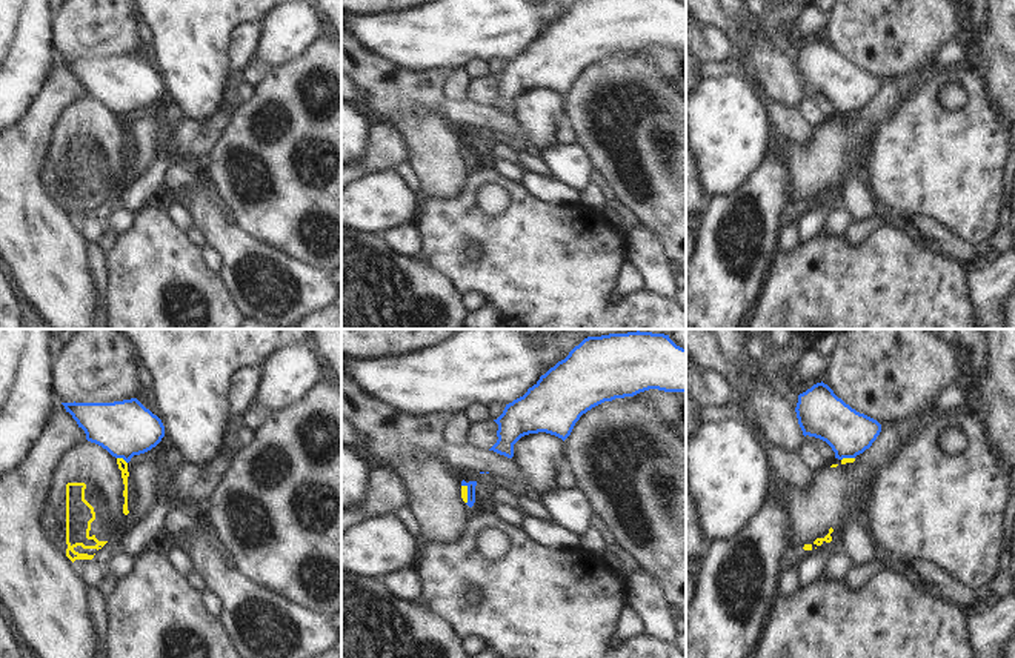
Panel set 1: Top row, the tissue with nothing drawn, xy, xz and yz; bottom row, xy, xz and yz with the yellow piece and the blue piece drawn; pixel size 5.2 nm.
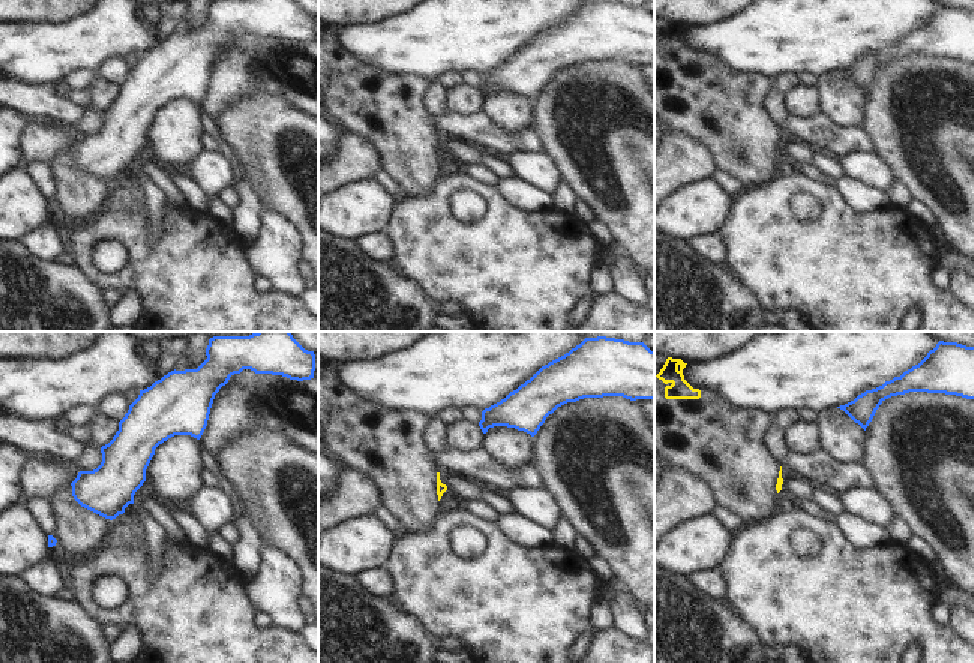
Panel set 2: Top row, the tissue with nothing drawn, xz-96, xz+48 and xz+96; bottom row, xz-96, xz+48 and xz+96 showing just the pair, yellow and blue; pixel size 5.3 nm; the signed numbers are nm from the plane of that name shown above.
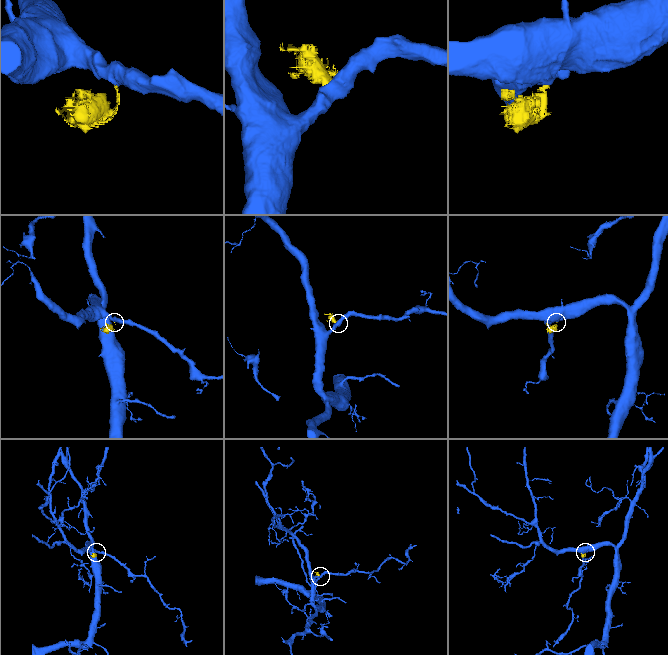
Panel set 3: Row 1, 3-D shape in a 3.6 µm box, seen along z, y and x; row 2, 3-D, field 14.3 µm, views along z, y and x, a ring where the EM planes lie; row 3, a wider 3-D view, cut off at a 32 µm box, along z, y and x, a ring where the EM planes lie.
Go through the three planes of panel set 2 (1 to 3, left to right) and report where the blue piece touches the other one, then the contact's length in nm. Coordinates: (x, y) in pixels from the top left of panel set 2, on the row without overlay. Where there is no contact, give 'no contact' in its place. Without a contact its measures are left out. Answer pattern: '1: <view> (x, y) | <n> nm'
1: no contact
2: no contact
3: no contact

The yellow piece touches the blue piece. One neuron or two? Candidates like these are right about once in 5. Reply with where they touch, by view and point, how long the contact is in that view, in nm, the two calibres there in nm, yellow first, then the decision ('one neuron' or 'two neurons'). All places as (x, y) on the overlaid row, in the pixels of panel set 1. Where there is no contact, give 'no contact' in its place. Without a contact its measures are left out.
xy (122, 458) | 70 nm | 50/300 nm | two neurons

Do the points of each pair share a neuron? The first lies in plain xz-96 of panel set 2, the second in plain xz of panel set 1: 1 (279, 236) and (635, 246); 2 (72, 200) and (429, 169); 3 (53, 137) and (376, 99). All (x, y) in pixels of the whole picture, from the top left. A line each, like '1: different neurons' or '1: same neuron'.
1: same neuron
2: same neuron
3: different neurons

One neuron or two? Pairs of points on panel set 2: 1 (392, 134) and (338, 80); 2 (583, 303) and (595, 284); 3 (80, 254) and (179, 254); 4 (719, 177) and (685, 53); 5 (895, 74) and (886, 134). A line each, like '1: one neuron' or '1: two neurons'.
1: one neuron
2: one neuron
3: one neuron
4: two neurons
5: one neuron

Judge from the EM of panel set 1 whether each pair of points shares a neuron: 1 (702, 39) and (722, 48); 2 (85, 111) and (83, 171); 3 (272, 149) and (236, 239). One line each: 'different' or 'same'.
1: same
2: same
3: different

